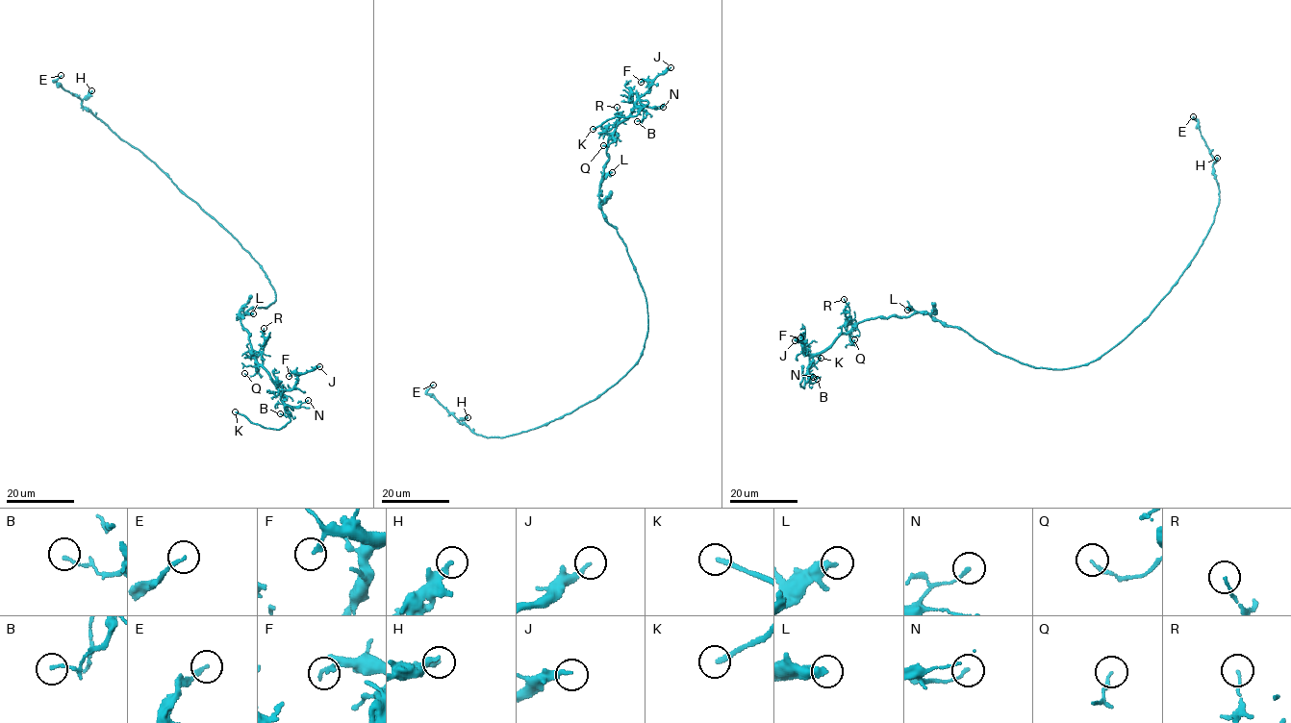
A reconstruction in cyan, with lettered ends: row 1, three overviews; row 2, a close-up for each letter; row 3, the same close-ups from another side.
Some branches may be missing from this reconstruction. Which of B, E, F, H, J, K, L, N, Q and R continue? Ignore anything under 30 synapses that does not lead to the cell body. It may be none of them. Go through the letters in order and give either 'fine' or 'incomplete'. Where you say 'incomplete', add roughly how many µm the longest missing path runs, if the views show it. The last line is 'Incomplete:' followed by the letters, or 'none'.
B: fine
E: fine
F: fine
H: fine
J: fine
K: incomplete; about 25 µm are missing
L: fine
N: fine
Q: fine
R: fine
Incomplete: K

